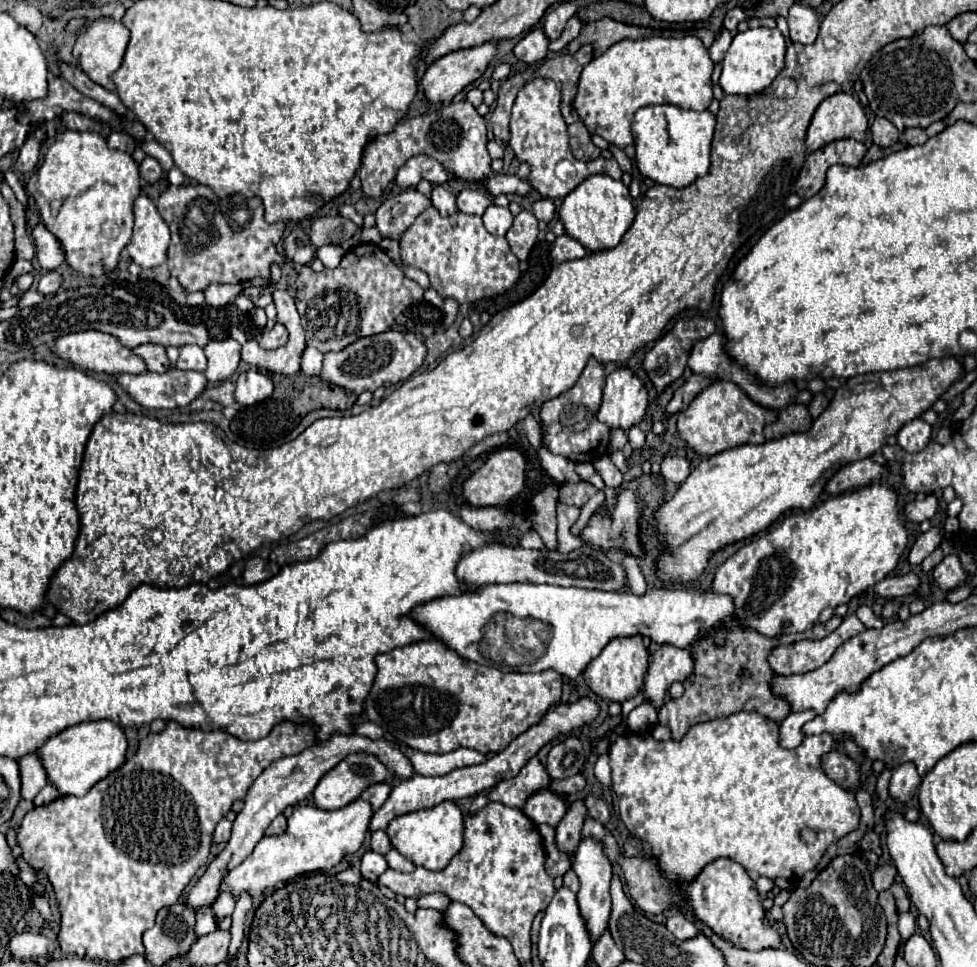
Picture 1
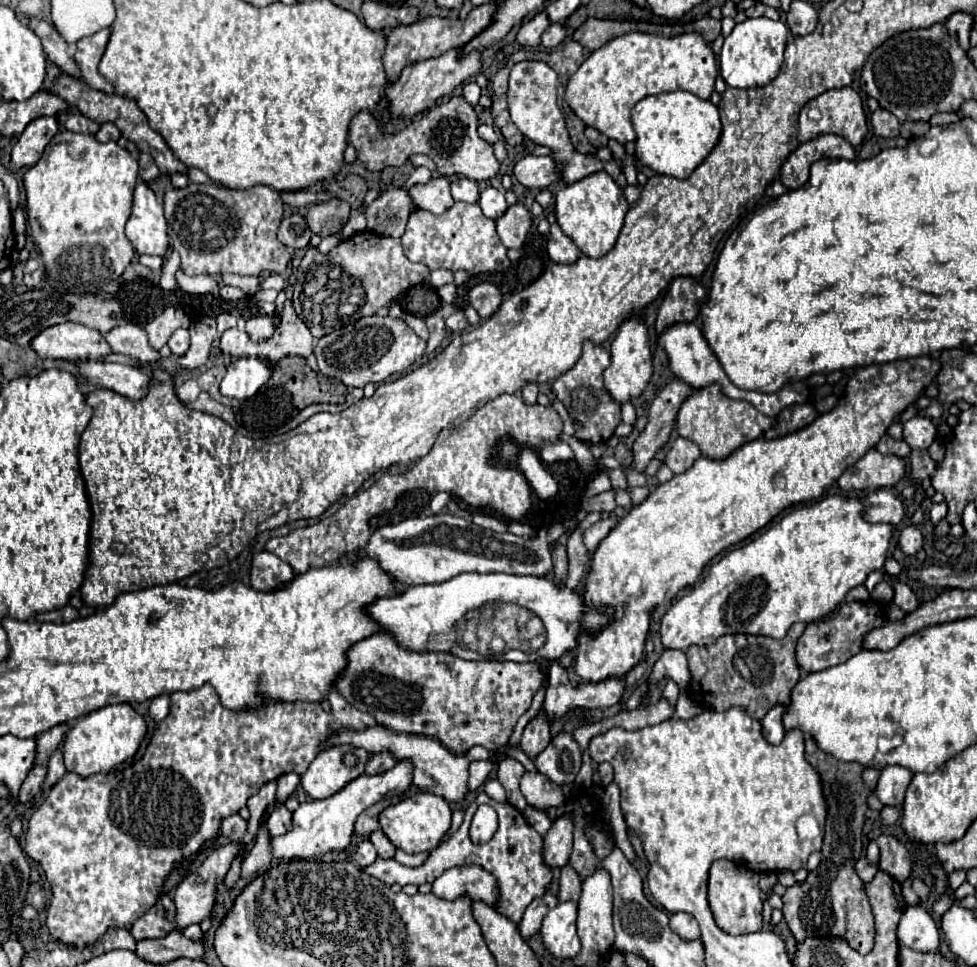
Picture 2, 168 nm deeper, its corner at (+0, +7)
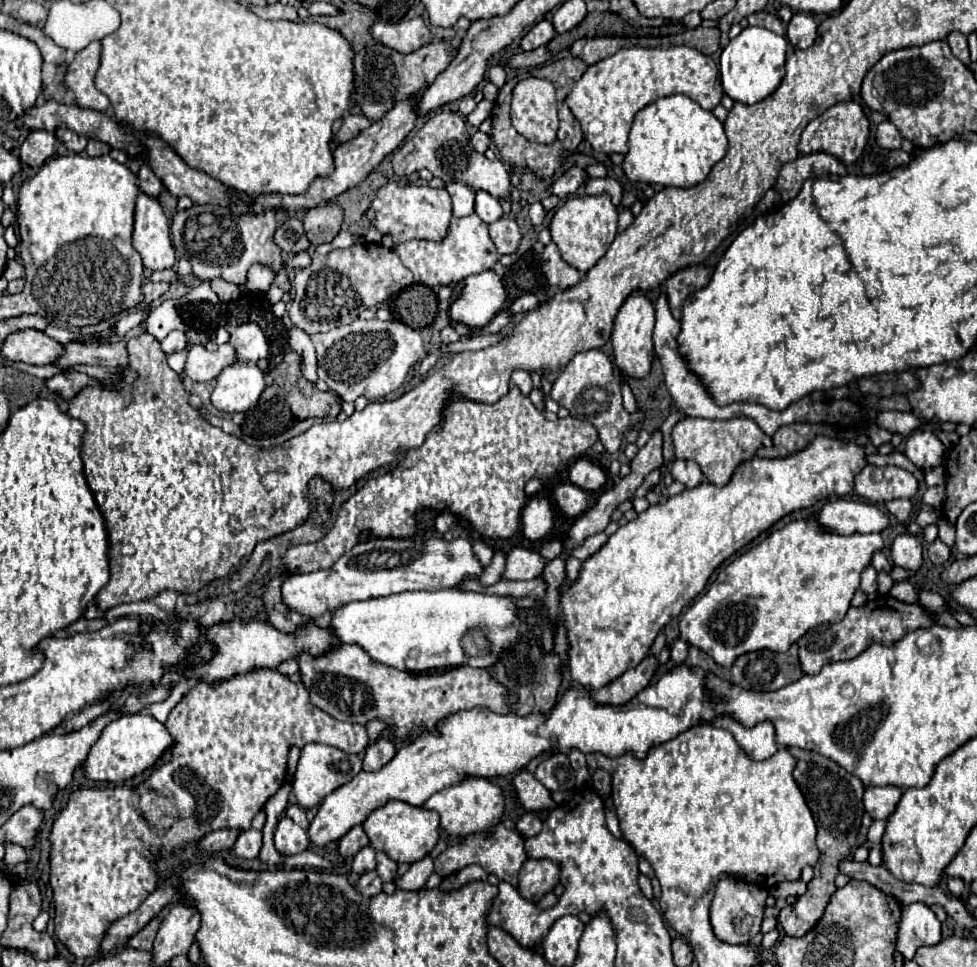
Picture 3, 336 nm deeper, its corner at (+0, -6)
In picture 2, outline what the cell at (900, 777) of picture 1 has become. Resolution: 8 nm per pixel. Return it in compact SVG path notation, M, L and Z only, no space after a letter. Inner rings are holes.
M886 766L882 768L876 794L884 806L902 806L906 788L912 780L912 772L904 766Z

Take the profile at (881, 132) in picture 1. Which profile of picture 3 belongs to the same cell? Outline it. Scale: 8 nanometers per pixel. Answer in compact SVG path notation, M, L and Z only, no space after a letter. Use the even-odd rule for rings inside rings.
M884 121L884 123L878 125L876 141L878 141L878 145L884 147L884 149L900 149L902 135L900 135L900 131L894 127L894 123Z

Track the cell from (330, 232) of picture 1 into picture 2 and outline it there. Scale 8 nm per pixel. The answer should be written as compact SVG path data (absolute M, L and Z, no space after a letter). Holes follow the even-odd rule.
M332 198L330 202L310 206L306 214L306 224L314 234L326 238L338 234L346 226L348 218L350 218L348 202Z

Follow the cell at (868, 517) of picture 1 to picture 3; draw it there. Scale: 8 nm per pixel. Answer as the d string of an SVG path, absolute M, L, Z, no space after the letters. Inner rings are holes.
M792 521L788 523L786 527L782 529L776 529L772 531L764 541L760 541L758 545L750 547L746 553L738 555L732 563L728 563L716 577L716 581L708 587L708 591L698 597L690 607L688 611L682 615L680 619L680 637L686 639L690 645L694 647L700 647L702 651L706 651L718 665L730 669L734 659L738 659L738 655L744 655L744 653L750 653L750 651L760 651L760 649L772 649L772 651L788 651L788 647L792 643L796 643L808 629L820 625L820 623L832 623L832 621L840 621L848 607L850 607L850 601L854 597L854 591L860 587L860 573L864 571L864 567L870 565L872 561L872 553L882 549L882 539L880 535L876 533L870 533L870 535L862 535L862 533L854 533L854 535L834 535L834 533L824 533L820 531L820 527L814 523L814 521Z

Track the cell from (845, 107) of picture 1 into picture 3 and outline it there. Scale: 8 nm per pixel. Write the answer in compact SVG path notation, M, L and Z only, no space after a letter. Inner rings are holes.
M854 101L836 103L830 109L826 109L820 117L812 119L804 127L804 131L800 135L800 141L798 141L798 151L800 153L822 151L822 153L834 155L844 165L850 165L850 163L854 163L862 155L862 151L866 147L868 133L870 133L870 123L868 123L868 118L862 111L861 104L854 103Z

